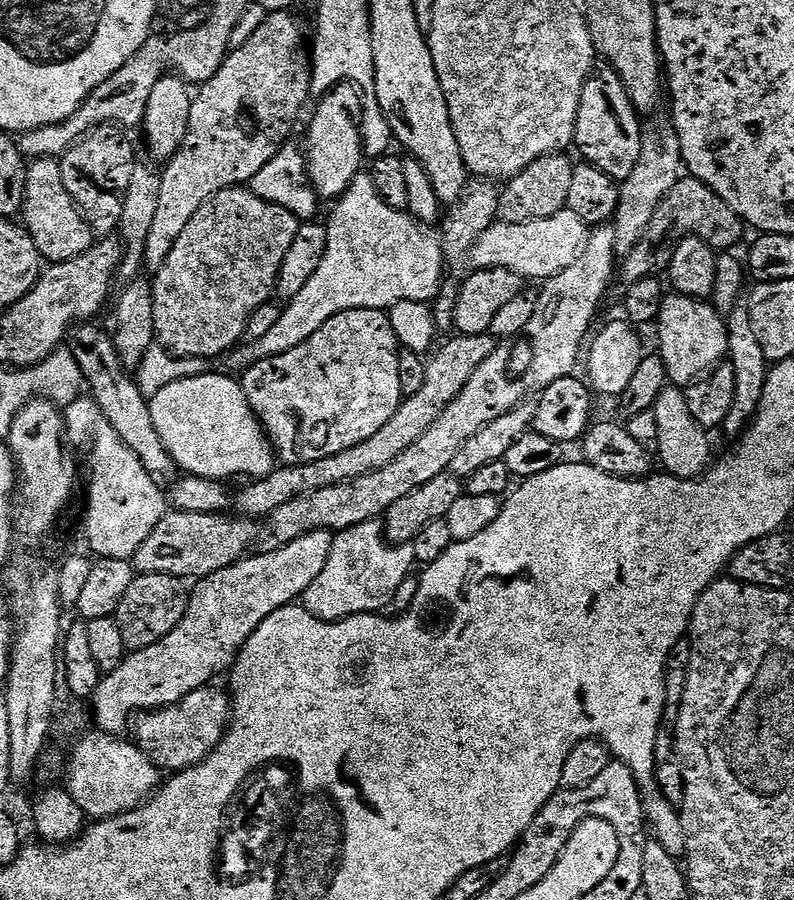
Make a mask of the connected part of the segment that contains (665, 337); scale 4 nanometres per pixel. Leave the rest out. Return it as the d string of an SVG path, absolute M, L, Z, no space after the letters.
M679 294L665 295L660 316L654 325L654 331L660 335L658 354L666 366L668 379L681 390L687 389L697 380L707 376L728 355L728 325L725 317L718 315L708 300L696 300L692 296Z

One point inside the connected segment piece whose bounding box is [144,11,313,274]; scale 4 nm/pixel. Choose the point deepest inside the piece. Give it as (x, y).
(242, 117)

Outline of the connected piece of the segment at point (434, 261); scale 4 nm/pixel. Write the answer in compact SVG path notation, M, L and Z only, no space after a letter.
M371 175L356 176L343 196L335 201L334 207L336 209L333 210L332 217L326 220L328 230L326 254L322 254L322 262L318 262L314 278L310 278L310 282L302 286L302 291L294 299L287 301L278 322L274 322L274 327L264 337L258 338L248 346L252 348L241 347L231 353L230 359L234 367L243 369L245 366L255 364L257 360L264 360L267 356L277 356L286 354L286 350L294 350L294 346L306 342L306 338L314 335L331 316L336 316L340 312L359 308L389 310L396 303L407 300L428 304L440 296L442 292L440 283L444 280L444 268L446 269L441 241L428 233L431 231L417 224L407 211L399 212L386 206L378 190L374 190Z

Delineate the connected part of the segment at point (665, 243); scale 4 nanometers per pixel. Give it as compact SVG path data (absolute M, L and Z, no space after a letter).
M681 175L674 190L670 190L670 194L662 198L658 210L654 210L654 218L650 218L650 226L646 226L646 234L642 234L638 246L634 246L634 250L623 257L624 269L619 269L619 279L624 279L623 283L629 285L667 273L673 250L687 236L697 236L717 250L732 250L743 238L744 232L746 233L746 225L740 215L725 200L718 198L710 186L703 184L697 176Z

